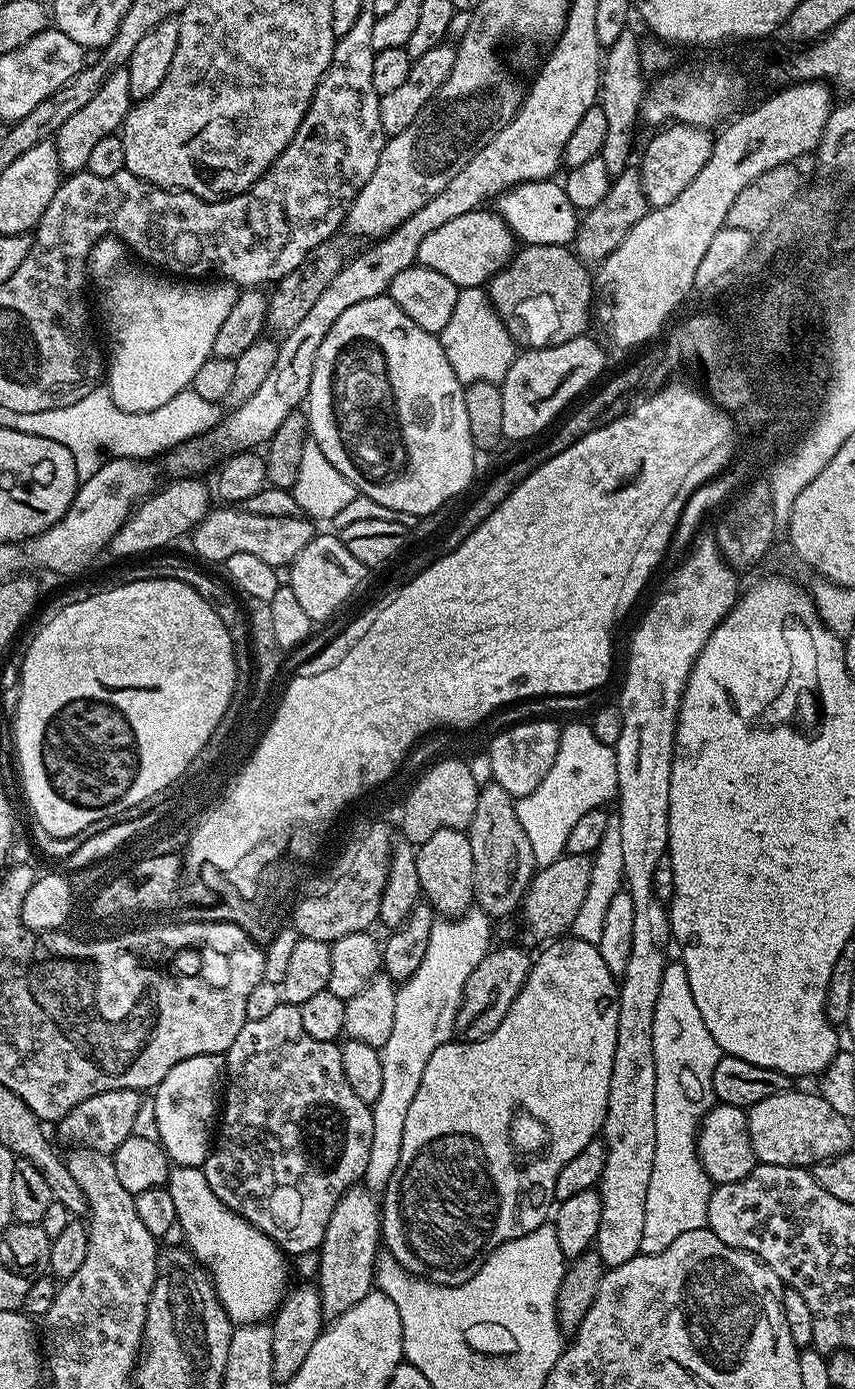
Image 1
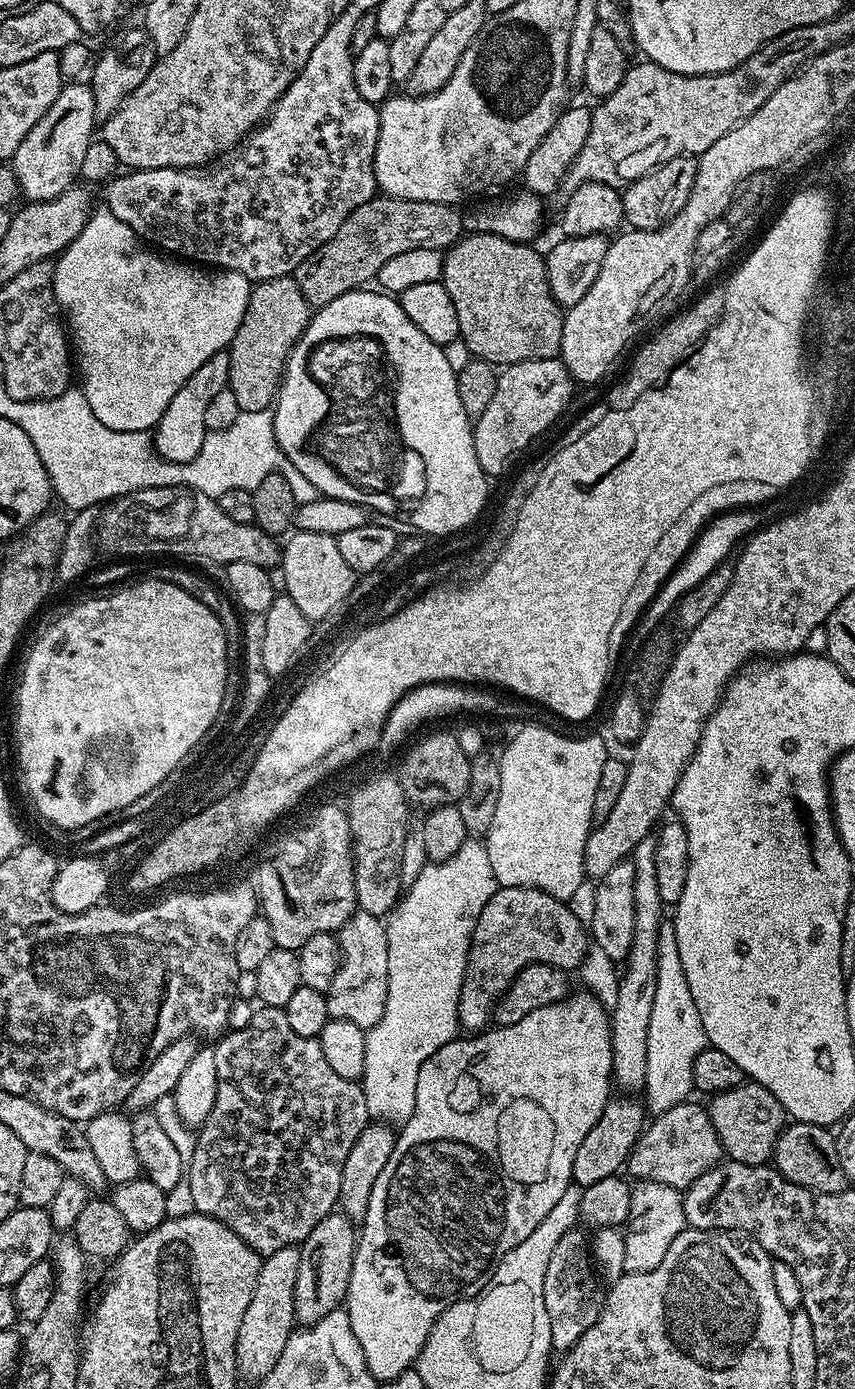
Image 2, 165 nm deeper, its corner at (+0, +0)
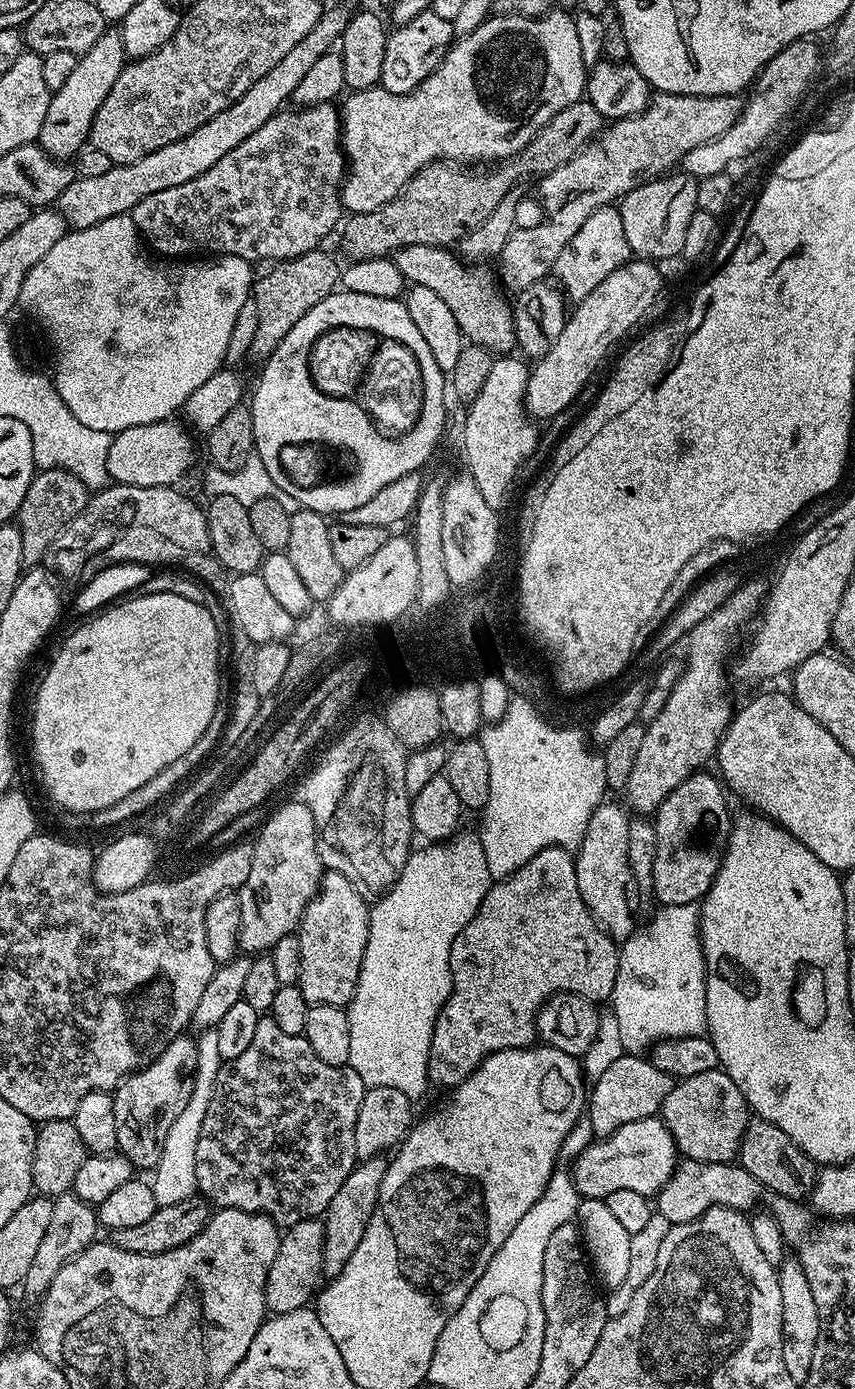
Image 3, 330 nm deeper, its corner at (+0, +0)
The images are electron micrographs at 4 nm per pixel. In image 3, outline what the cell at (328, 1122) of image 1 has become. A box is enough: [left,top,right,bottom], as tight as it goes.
[196,1014,366,1226]

